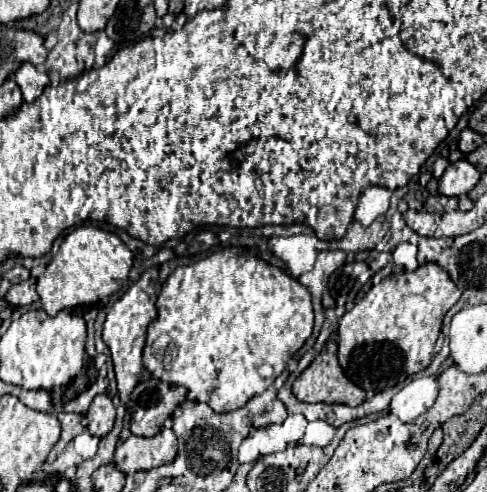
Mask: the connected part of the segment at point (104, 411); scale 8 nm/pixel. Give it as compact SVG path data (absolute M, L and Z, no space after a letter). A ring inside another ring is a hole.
M100 394L92 400L88 412L86 412L86 422L88 422L88 432L92 436L106 436L112 426L114 426L114 418L116 418L116 408L112 404L112 400L106 394Z

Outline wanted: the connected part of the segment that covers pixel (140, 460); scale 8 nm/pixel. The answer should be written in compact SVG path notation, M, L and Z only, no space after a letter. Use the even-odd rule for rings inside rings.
M162 428L152 438L130 436L116 448L114 464L124 474L152 470L176 458L176 436L172 428Z

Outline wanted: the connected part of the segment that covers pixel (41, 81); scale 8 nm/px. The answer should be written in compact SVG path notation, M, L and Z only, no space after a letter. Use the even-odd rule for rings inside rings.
M22 64L14 72L14 80L20 86L24 100L34 102L48 84L48 72L44 68L36 68L34 64Z

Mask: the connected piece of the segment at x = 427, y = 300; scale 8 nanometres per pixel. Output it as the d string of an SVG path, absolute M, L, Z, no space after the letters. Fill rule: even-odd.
M438 264L392 274L372 286L360 302L338 320L338 360L344 374L362 390L380 392L422 372L434 356L442 318L462 292Z

